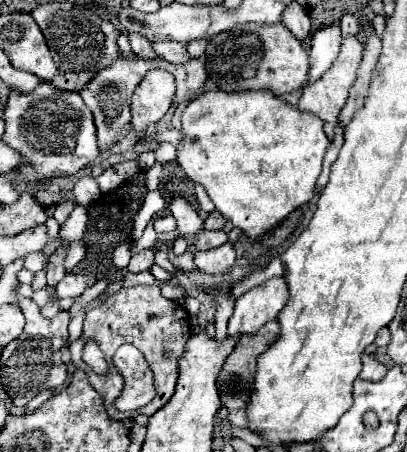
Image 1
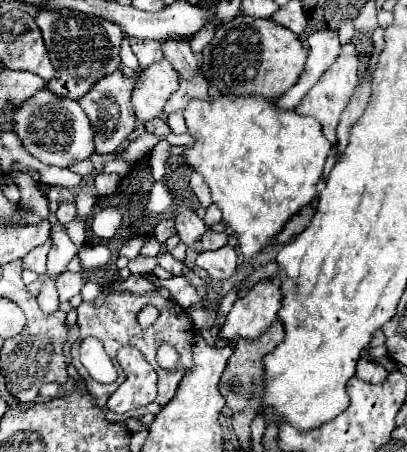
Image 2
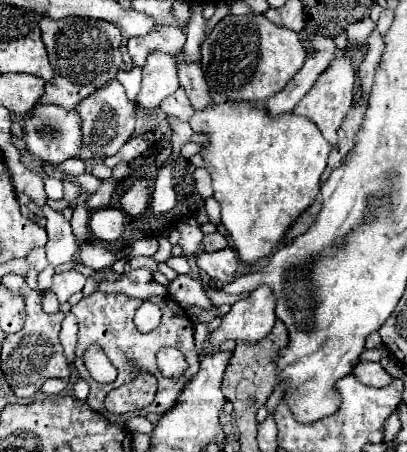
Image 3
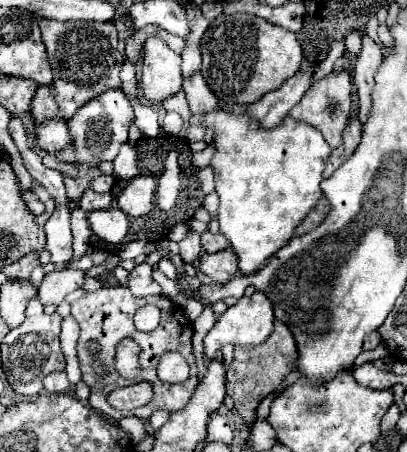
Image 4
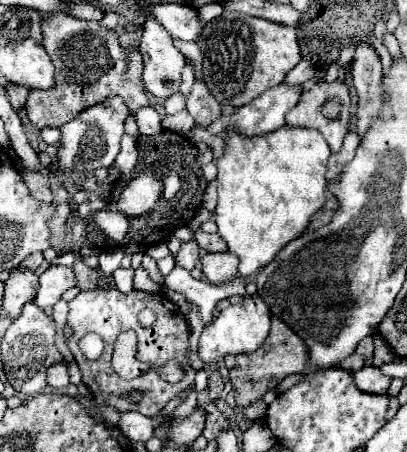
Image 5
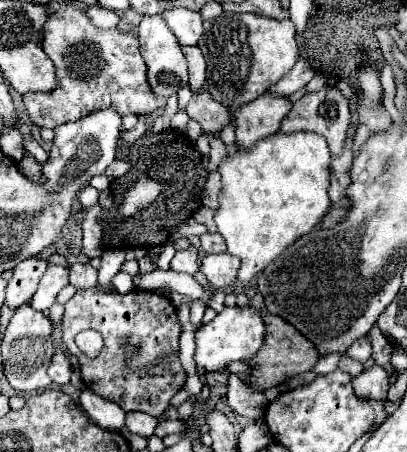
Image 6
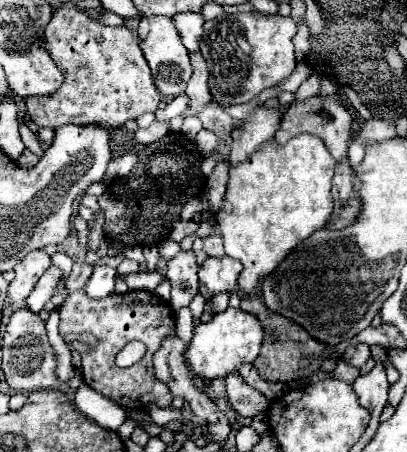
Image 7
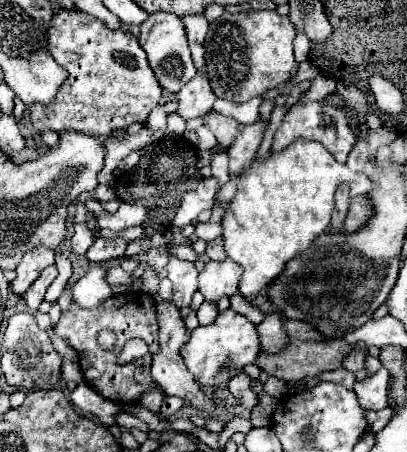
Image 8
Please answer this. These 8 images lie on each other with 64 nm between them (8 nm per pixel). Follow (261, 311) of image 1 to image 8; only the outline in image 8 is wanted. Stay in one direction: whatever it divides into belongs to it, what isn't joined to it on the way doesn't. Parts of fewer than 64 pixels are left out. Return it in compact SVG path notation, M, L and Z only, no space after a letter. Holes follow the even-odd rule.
M232 308L220 312L212 324L192 330L190 340L182 348L184 364L194 374L194 380L200 386L218 386L222 382L228 382L230 378L240 374L246 364L254 362L258 354L260 338L256 332L256 324L252 324L246 316L234 312Z

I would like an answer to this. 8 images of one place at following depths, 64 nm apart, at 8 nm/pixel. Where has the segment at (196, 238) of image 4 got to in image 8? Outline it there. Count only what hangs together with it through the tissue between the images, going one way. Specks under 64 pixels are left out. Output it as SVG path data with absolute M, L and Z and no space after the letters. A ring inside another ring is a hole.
M174 258L168 262L168 278L174 286L174 306L190 306L192 294L198 290L198 270L194 262Z

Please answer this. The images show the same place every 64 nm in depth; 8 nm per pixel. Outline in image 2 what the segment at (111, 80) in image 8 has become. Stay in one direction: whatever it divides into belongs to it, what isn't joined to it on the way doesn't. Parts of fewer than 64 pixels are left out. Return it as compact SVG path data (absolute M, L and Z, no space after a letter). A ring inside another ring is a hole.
M40 8L36 24L42 30L56 76L48 82L48 90L62 98L82 98L102 76L114 72L120 64L122 28L106 18L88 16L76 10Z

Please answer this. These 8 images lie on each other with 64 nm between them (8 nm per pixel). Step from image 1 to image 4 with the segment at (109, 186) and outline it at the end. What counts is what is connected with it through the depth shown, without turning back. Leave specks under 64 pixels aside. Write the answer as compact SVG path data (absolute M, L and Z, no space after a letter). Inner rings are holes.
M86 190L84 196L80 198L80 208L86 210L86 212L94 212L94 210L110 208L110 202L112 202L112 194L110 194L110 192L98 194L98 192L90 192L90 190Z

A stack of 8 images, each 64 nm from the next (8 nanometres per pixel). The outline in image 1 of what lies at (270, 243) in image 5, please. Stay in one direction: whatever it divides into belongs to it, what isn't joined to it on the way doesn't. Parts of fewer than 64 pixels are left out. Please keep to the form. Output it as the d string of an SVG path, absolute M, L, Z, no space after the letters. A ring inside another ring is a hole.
M208 90L192 100L180 118L182 142L178 144L176 162L186 176L200 184L216 210L240 228L250 240L278 226L292 210L308 204L314 198L314 186L322 170L322 158L330 144L322 130L322 120L310 112L300 112L296 106L276 98L268 90L252 92L220 92Z

